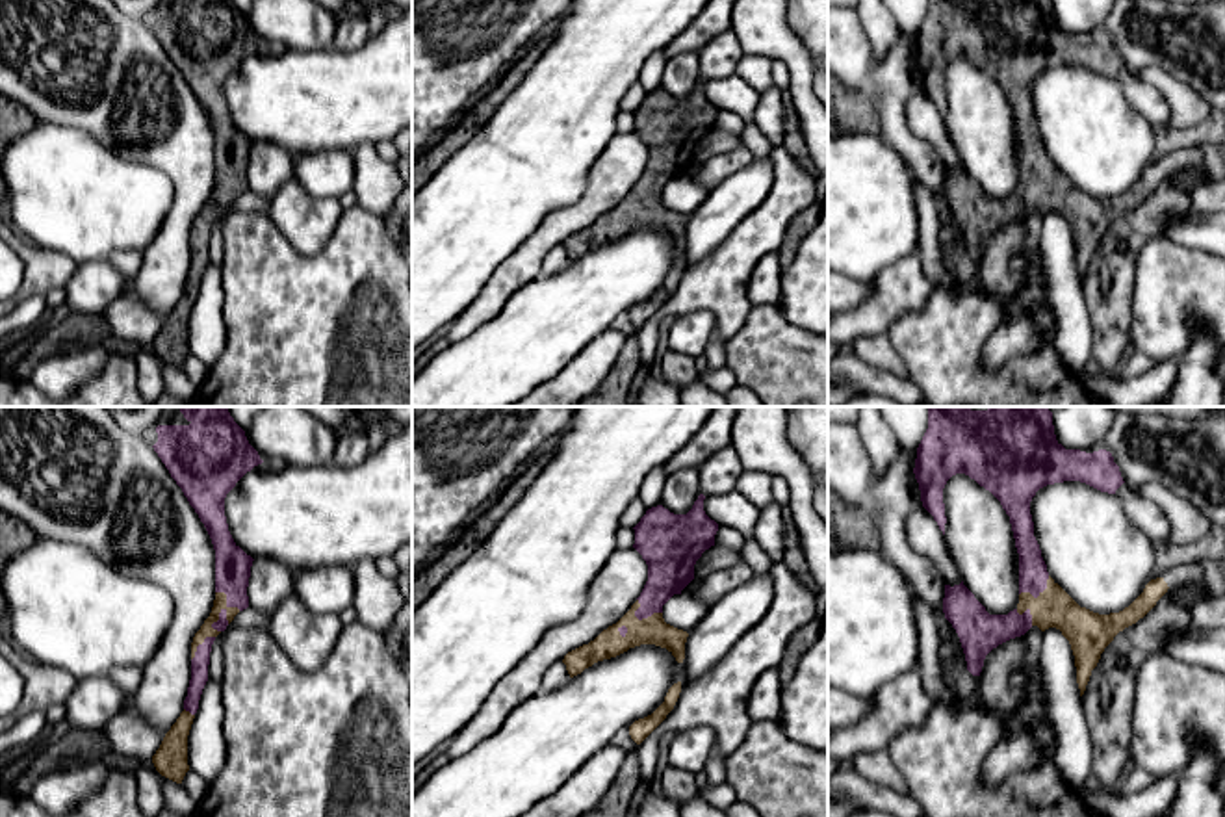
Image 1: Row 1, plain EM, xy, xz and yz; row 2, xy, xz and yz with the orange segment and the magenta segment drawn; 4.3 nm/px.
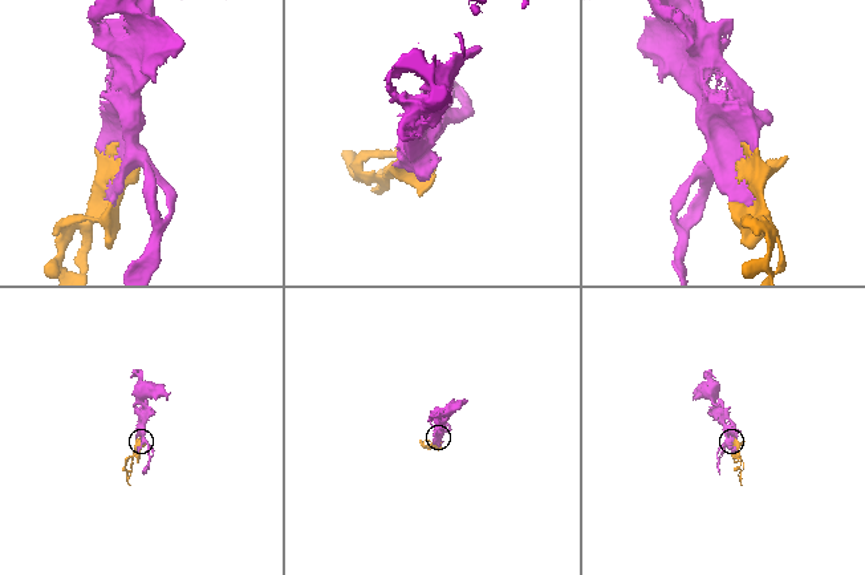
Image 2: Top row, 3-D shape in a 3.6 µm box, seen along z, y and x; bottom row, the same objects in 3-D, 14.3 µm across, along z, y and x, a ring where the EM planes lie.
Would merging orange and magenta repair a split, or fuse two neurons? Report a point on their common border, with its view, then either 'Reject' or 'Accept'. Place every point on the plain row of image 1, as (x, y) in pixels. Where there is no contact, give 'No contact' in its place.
Touches orange at xy (219, 195). Accept

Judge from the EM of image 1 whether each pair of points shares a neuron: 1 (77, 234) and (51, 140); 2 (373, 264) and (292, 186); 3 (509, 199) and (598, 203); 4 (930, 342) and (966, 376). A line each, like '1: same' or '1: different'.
1: same
2: different
3: different
4: same

